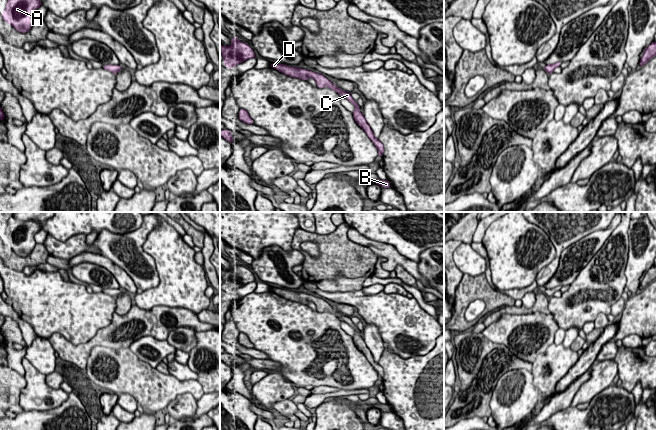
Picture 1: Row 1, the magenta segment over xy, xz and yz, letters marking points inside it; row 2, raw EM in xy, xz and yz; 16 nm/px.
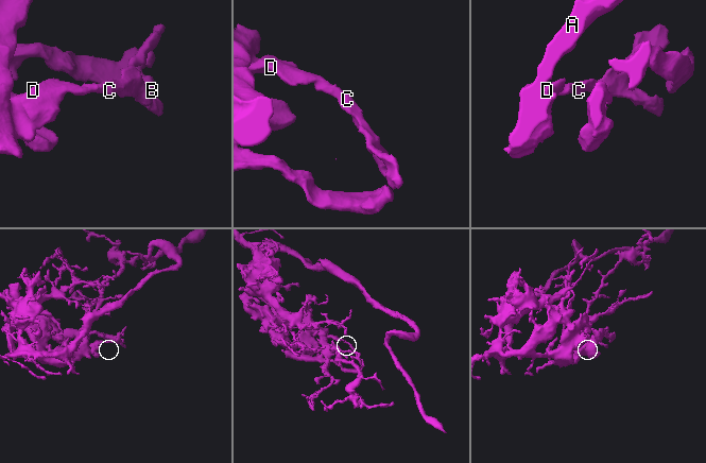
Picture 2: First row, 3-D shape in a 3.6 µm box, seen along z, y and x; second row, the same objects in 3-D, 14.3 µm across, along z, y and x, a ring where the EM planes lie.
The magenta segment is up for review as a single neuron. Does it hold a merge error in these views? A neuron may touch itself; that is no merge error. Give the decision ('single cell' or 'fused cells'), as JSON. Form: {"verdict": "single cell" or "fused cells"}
{"verdict": "single cell"}

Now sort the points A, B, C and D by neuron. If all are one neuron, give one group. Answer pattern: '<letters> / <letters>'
A B C D

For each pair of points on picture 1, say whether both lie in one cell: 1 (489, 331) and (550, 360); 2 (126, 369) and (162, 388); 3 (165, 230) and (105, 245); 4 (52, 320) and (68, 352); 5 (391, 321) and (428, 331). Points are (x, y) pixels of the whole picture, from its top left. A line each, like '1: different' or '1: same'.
1: different
2: same
3: different
4: different
5: same

